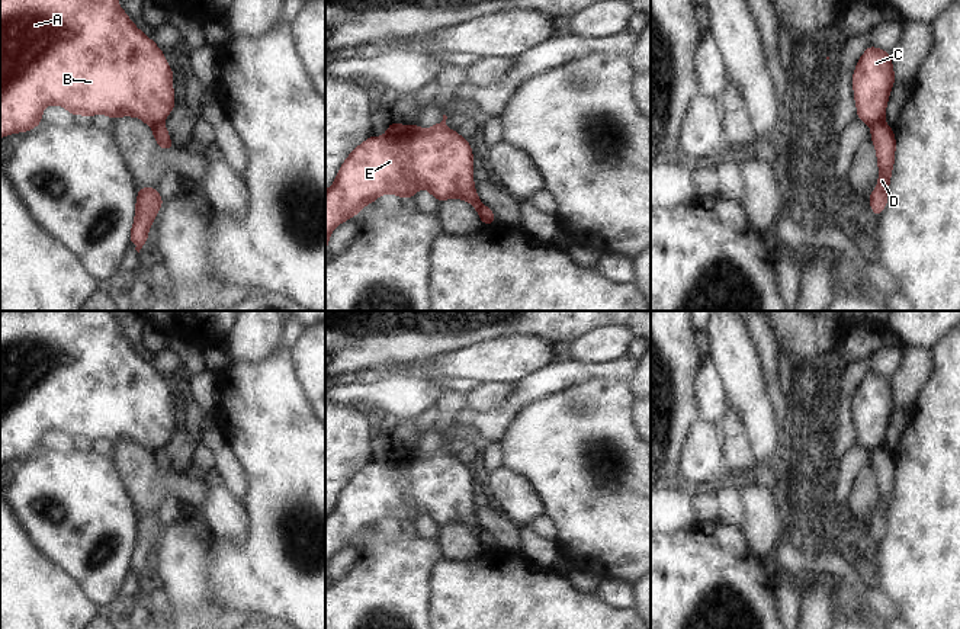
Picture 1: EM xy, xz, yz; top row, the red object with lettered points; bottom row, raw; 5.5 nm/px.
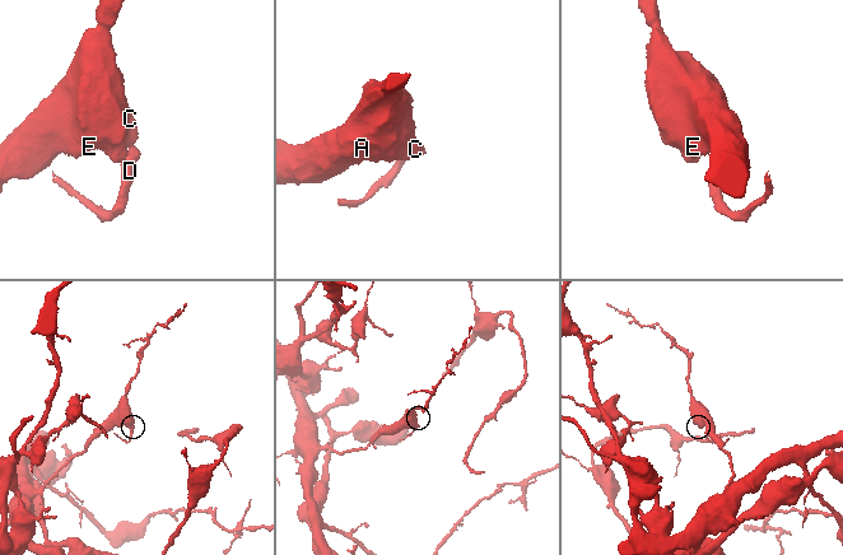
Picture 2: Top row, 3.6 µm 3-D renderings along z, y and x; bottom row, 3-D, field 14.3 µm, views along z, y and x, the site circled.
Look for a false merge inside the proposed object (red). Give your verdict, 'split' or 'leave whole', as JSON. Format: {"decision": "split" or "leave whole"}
{"decision": "split"}

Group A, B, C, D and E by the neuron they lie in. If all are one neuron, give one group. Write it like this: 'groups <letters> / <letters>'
groups A B C E / D

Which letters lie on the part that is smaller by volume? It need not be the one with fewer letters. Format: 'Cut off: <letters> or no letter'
Cut off: D

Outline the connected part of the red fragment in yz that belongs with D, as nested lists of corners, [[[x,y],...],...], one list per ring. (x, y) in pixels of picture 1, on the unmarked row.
[[[876,447],[871,452],[871,466],[877,478],[877,491],[880,495],[880,503],[877,506],[876,516],[869,520],[869,526],[874,542],[877,543],[887,529],[889,507],[895,488],[896,465],[892,458],[892,452],[886,450],[884,447]]]

